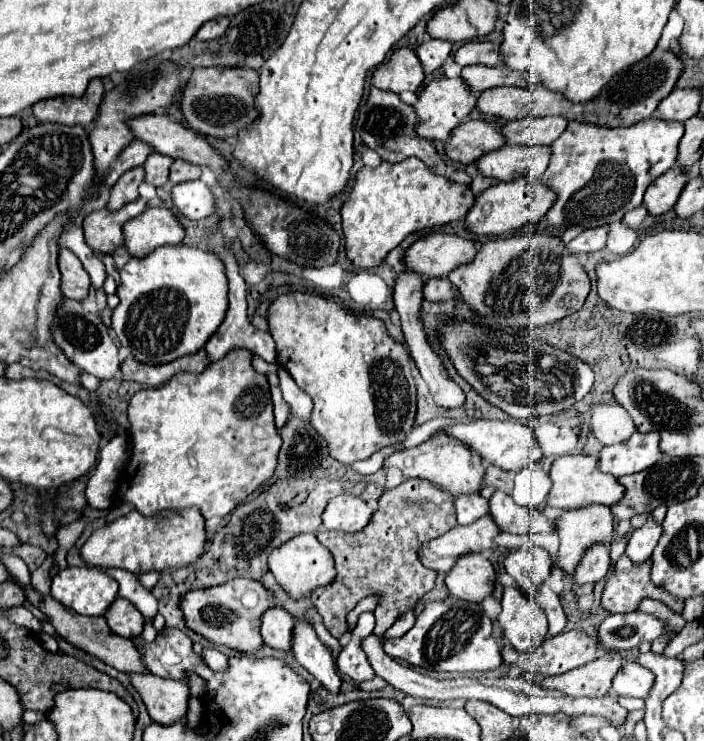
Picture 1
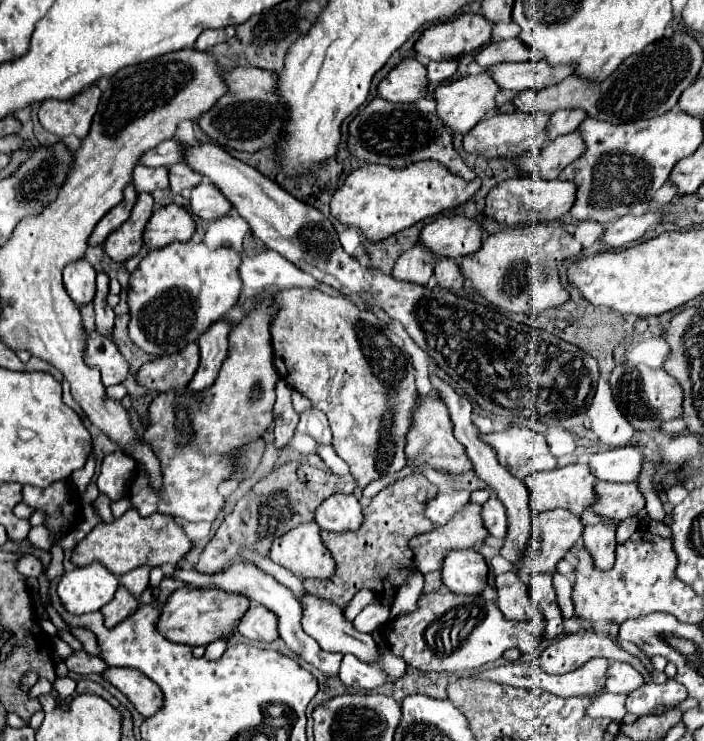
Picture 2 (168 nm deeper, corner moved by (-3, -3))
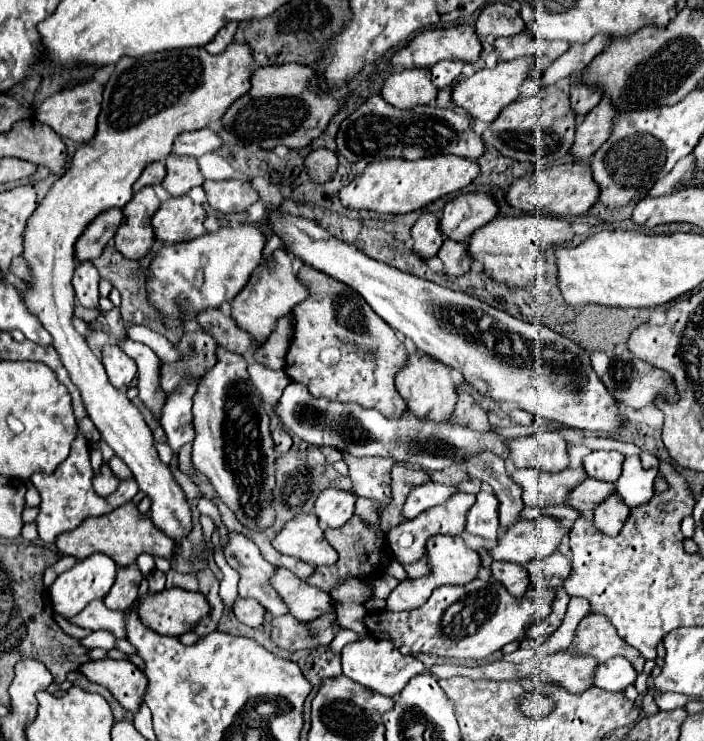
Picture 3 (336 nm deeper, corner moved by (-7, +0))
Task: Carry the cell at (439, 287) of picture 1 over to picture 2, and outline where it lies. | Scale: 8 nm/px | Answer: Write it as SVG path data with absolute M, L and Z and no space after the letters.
M437 259L435 261L435 279L443 289L459 291L465 283L459 265L453 259Z

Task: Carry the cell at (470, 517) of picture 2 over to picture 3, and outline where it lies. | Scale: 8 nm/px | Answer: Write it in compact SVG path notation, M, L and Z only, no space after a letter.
M459 492L459 494L451 496L451 500L447 500L447 504L441 504L439 508L431 508L431 512L425 512L423 516L407 520L407 522L399 524L399 528L393 528L391 536L389 536L389 544L391 544L391 550L393 550L395 558L401 564L413 564L427 554L427 540L431 536L437 536L437 534L459 536L459 534L463 534L465 532L465 522L467 522L467 512L471 510L473 504L475 504L475 494Z

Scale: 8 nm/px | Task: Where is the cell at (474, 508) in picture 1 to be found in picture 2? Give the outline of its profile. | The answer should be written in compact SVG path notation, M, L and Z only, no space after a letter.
M451 491L451 493L437 493L435 499L427 501L425 515L435 525L447 523L465 503L469 501L469 491Z

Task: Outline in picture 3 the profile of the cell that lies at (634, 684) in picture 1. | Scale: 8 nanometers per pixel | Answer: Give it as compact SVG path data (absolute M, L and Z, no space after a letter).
M615 656L603 664L599 664L597 674L595 674L595 686L605 688L605 690L625 690L627 686L635 684L637 672L631 666L631 662L623 656Z

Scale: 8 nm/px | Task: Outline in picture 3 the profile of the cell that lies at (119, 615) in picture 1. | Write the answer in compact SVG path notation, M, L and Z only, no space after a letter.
M135 564L127 566L127 568L119 568L113 588L103 598L105 606L109 610L119 610L119 612L129 610L131 604L137 600L137 588L139 588L141 580L143 580L143 576Z

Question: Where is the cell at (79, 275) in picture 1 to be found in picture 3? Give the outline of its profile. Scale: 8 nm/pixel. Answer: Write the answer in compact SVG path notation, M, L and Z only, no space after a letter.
M81 262L73 274L71 280L77 300L79 304L83 304L85 308L97 308L99 306L99 272L91 262Z

